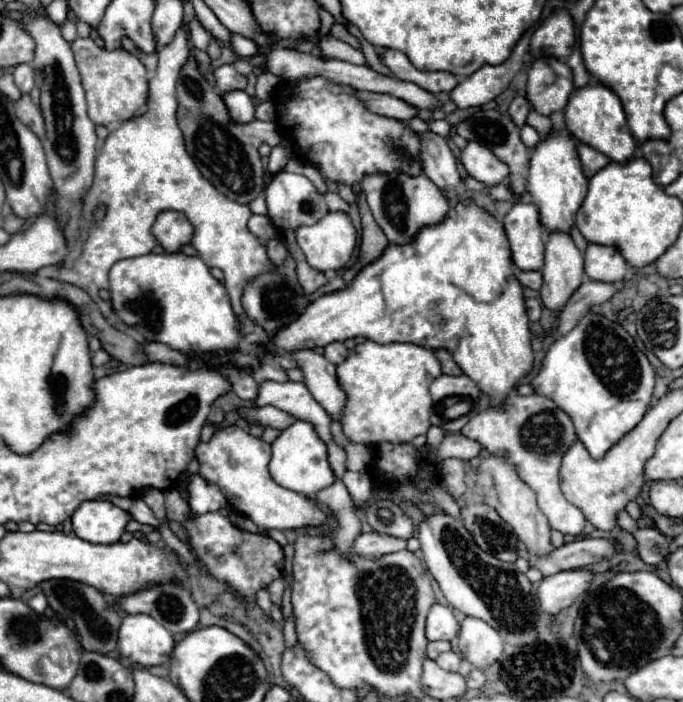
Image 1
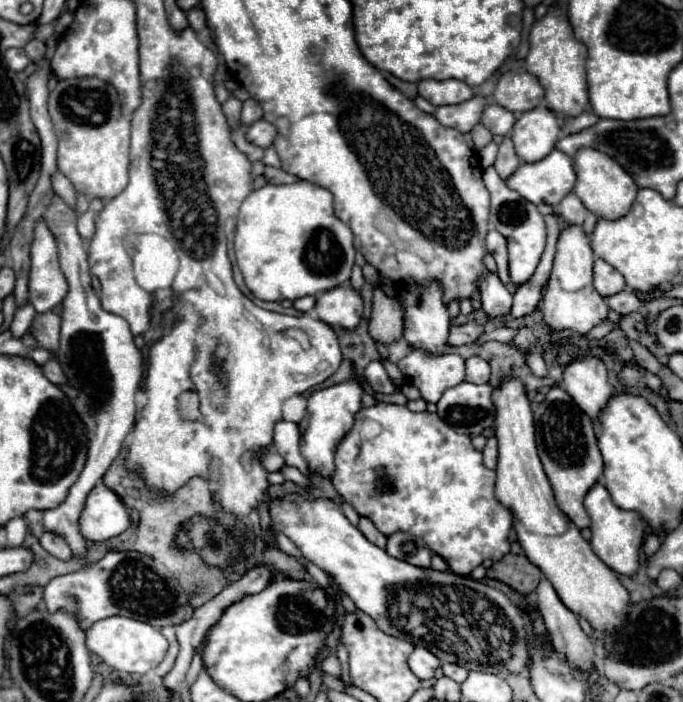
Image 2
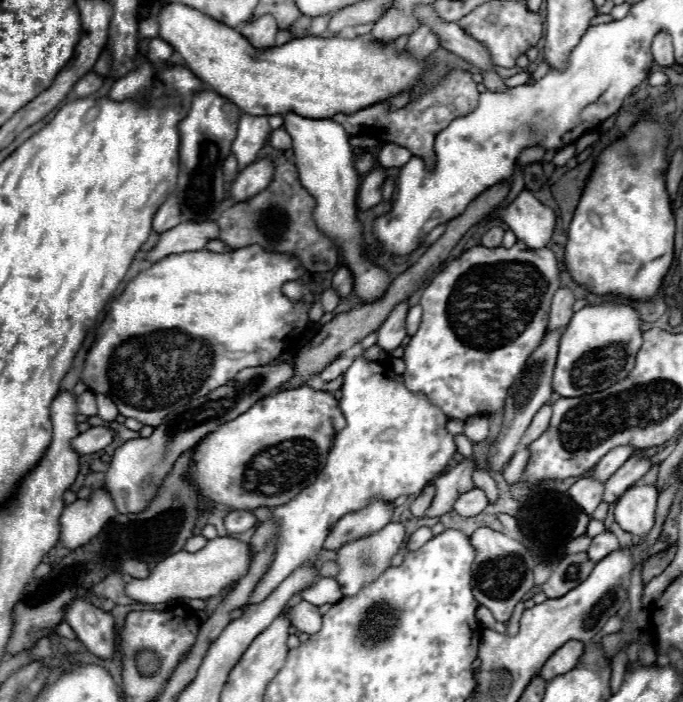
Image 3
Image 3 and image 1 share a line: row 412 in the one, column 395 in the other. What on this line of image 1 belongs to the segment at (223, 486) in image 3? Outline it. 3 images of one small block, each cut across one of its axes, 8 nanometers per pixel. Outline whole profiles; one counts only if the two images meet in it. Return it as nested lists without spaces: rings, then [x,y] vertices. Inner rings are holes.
[[[464,198],[450,208],[450,214],[446,214],[442,222],[422,226],[414,242],[408,242],[406,246],[388,244],[382,258],[376,258],[370,266],[364,266],[344,290],[336,290],[314,300],[298,320],[270,338],[268,346],[274,352],[294,352],[362,336],[372,338],[378,344],[410,342],[430,350],[444,348],[484,394],[488,394],[494,402],[502,402],[514,392],[518,380],[528,374],[534,360],[524,290],[514,276],[510,256],[508,240],[498,218],[474,204],[470,198]]]

